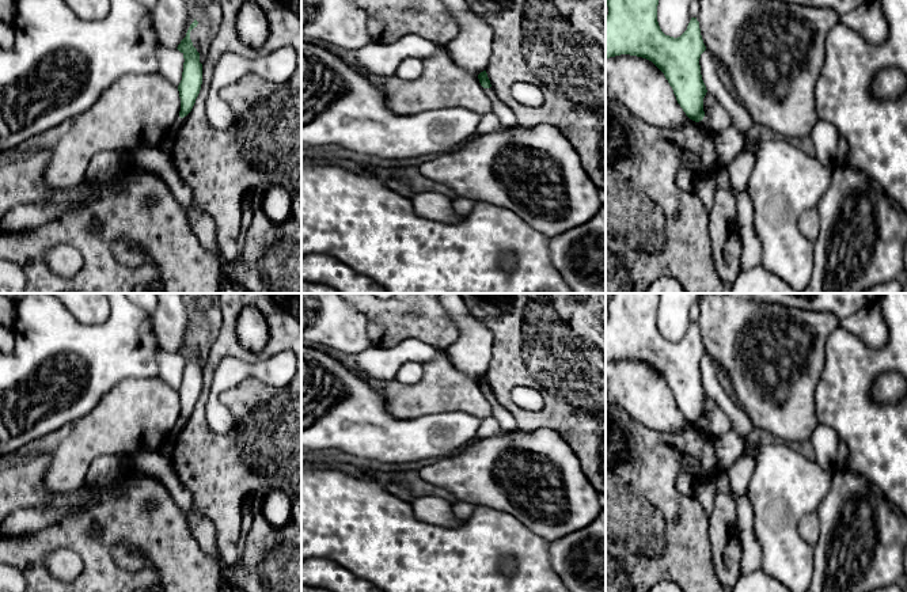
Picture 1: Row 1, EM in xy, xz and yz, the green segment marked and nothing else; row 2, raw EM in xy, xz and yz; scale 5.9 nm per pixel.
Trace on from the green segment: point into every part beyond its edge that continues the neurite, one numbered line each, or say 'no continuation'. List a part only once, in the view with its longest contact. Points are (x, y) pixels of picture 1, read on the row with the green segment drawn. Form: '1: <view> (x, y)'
no continuation

